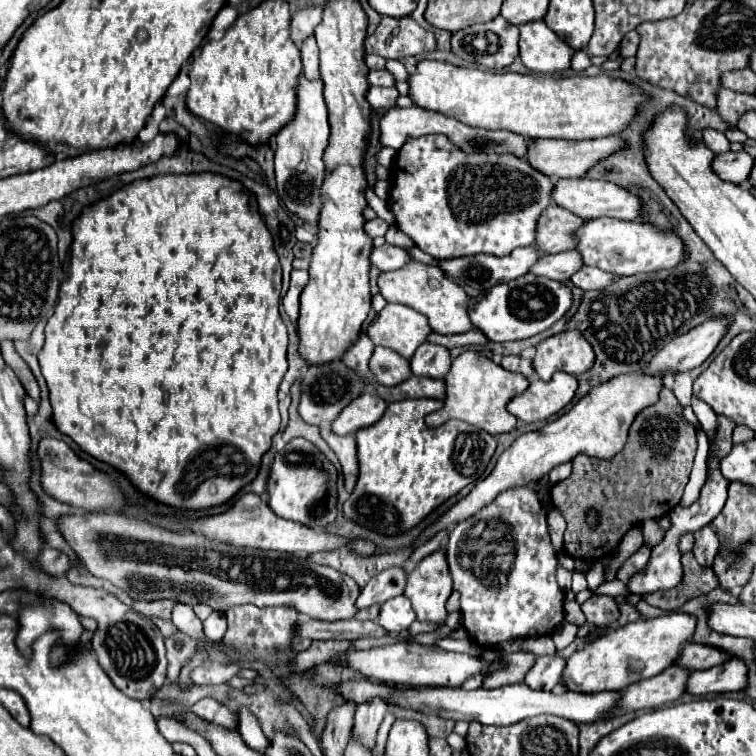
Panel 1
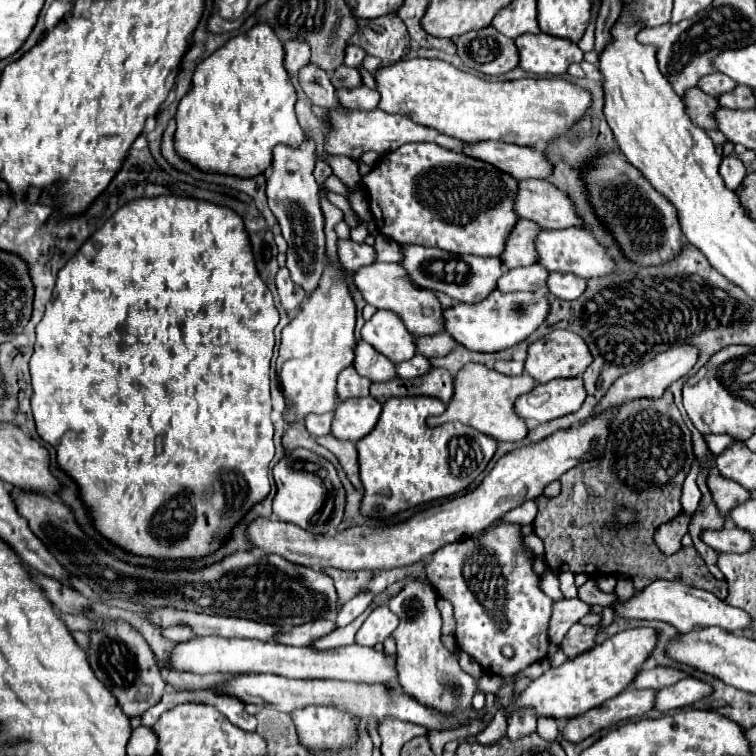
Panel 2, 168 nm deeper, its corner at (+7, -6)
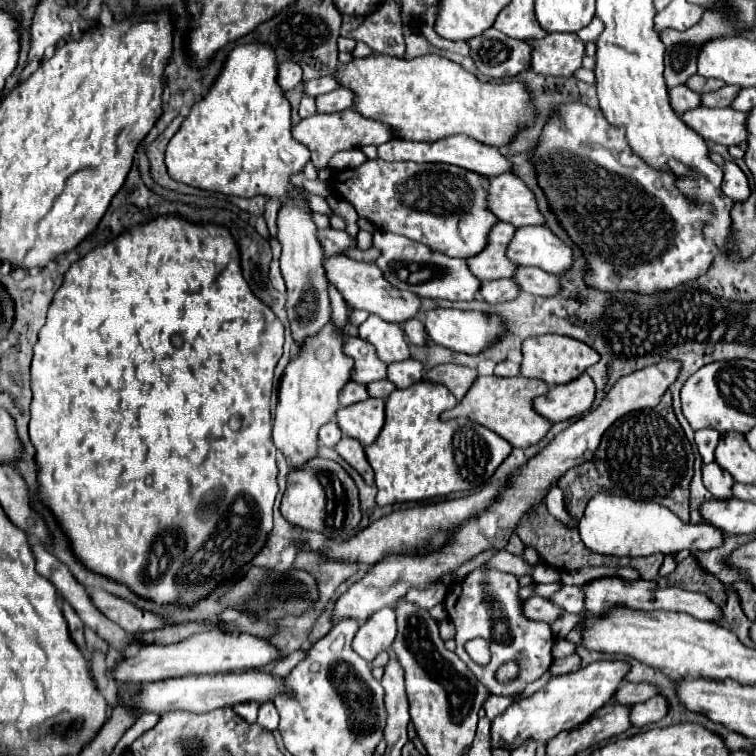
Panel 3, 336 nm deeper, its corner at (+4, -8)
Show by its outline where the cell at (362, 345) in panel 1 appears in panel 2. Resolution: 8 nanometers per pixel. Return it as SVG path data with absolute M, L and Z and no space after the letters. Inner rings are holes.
M354 366L350 368L344 368L338 376L338 398L340 400L348 400L348 398L360 398L360 396L368 396L368 386L370 386L370 380L368 378L362 378Z

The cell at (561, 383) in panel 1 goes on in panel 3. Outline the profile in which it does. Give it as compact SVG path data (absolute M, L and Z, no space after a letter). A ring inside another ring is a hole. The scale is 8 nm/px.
M581 374L575 382L553 386L547 394L533 400L535 412L549 422L563 422L587 412L595 398L595 384L589 374Z

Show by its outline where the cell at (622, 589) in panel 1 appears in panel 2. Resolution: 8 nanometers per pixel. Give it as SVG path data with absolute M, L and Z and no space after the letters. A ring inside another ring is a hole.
M562 572L561 591L565 598L570 599L578 597L578 590L574 583L574 574L571 572Z

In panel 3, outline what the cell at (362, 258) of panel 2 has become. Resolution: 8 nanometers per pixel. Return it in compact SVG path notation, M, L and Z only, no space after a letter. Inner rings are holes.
M333 228L319 230L319 240L323 242L325 258L345 254L347 248L357 248L357 240L351 234L347 234L345 230L333 230Z

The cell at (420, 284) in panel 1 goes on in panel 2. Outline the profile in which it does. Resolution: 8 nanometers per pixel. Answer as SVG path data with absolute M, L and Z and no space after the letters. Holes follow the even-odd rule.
M368 264L356 270L352 280L354 286L360 290L362 298L366 300L366 304L372 304L382 310L392 310L394 314L398 314L398 318L404 322L406 330L412 336L430 336L442 330L442 306L438 298L430 290L414 286L400 264Z

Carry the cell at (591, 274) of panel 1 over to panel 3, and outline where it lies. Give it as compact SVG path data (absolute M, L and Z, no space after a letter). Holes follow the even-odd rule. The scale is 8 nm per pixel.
M519 266L515 272L515 280L519 280L519 286L523 292L537 294L537 296L555 296L561 292L561 282L555 274L549 274L539 268L527 268Z

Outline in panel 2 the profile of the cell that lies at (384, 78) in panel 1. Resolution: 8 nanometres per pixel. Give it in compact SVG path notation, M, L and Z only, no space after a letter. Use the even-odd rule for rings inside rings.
M342 64L340 68L336 68L336 70L334 70L334 74L332 74L330 82L334 84L334 88L356 88L356 86L360 86L360 84L362 84L358 70L348 68L346 64Z

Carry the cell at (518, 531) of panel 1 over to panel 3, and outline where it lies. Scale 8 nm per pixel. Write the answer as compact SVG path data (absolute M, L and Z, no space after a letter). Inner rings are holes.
M479 566L473 572L469 572L461 582L457 582L455 586L449 588L445 602L443 602L447 616L451 616L457 634L457 656L467 664L467 668L479 678L479 682L485 682L485 686L491 690L491 694L517 694L523 692L523 688L529 682L535 682L537 678L541 678L551 662L551 648L555 642L553 630L547 622L537 622L531 620L523 614L523 600L519 598L519 582L517 576L501 572L497 568L489 568L489 566ZM473 638L485 638L489 642L489 650L491 650L491 660L487 666L477 664L475 660L471 660L471 656L465 650L465 644ZM515 660L519 664L519 676L511 682L499 682L495 672L499 670L501 664Z

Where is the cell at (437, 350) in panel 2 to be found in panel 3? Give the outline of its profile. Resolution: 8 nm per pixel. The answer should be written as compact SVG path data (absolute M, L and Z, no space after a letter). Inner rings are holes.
M411 318L409 322L405 322L403 330L405 330L405 336L411 344L415 344L415 346L427 344L427 332L423 330L423 322L419 318Z

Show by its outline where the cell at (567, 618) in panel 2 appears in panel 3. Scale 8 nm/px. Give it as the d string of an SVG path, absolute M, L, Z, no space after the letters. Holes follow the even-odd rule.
M541 596L527 598L523 604L523 612L527 614L527 618L537 618L537 620L543 620L549 624L565 614L565 610L561 606L557 606L553 600L541 598Z

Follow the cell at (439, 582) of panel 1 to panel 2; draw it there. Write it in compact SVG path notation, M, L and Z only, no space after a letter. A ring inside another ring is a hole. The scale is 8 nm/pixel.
M410 580L402 592L398 592L390 602L390 610L398 616L400 624L392 632L396 640L396 666L398 666L398 684L404 688L404 694L412 696L414 700L422 702L424 706L444 714L444 716L462 716L462 708L472 706L472 698L476 692L482 694L496 694L504 680L500 676L484 674L482 678L472 678L466 674L456 656L448 652L440 640L442 618L436 608L436 592L422 584L420 580Z

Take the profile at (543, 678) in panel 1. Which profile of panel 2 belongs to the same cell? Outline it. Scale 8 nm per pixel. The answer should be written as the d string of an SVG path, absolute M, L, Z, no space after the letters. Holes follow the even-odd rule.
M516 710L508 716L508 738L520 740L522 736L528 736L536 732L536 716L532 710Z

